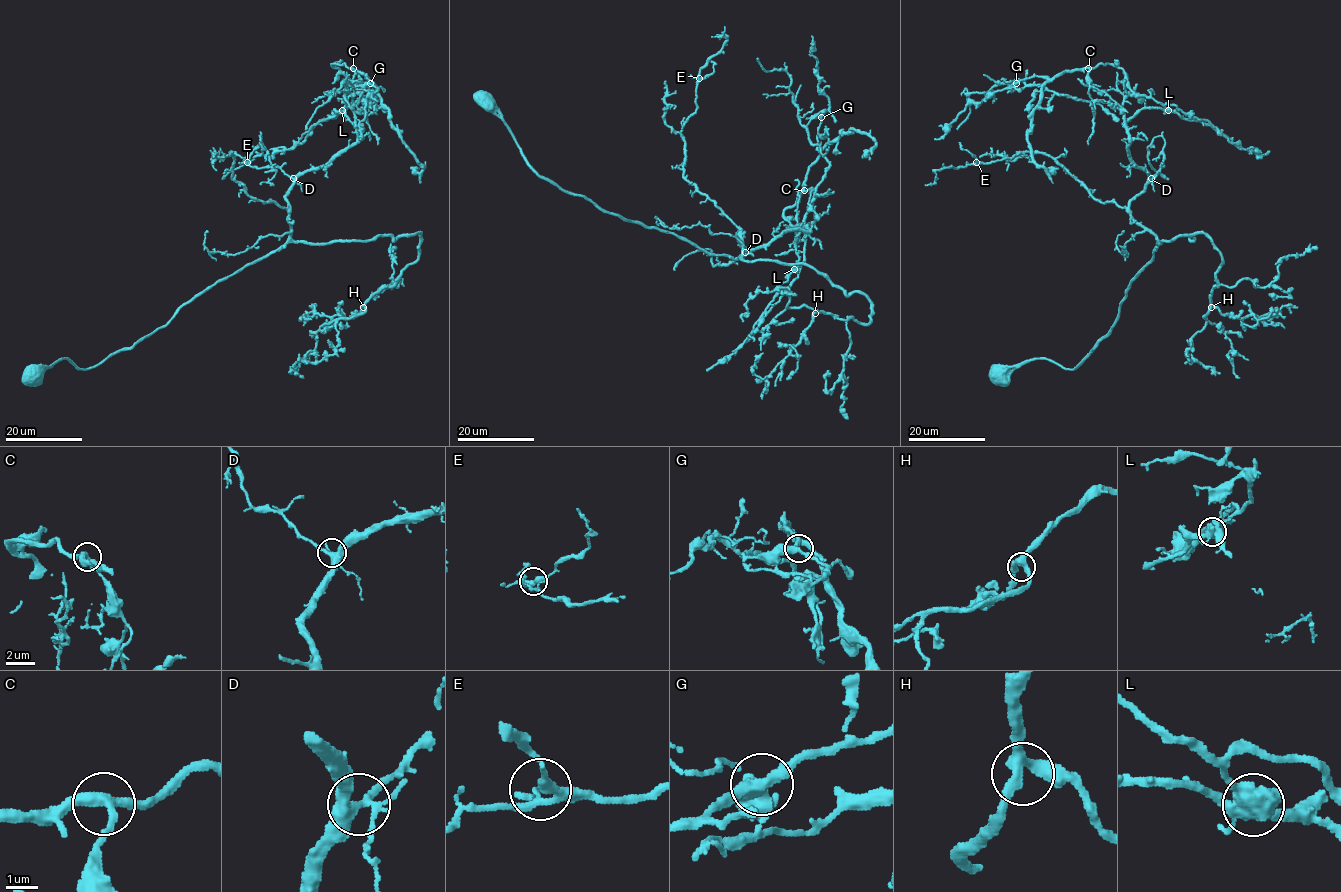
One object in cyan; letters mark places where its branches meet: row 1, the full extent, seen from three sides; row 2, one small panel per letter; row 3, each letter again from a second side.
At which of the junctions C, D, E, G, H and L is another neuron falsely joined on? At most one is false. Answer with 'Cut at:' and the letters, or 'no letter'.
Cut at: L

